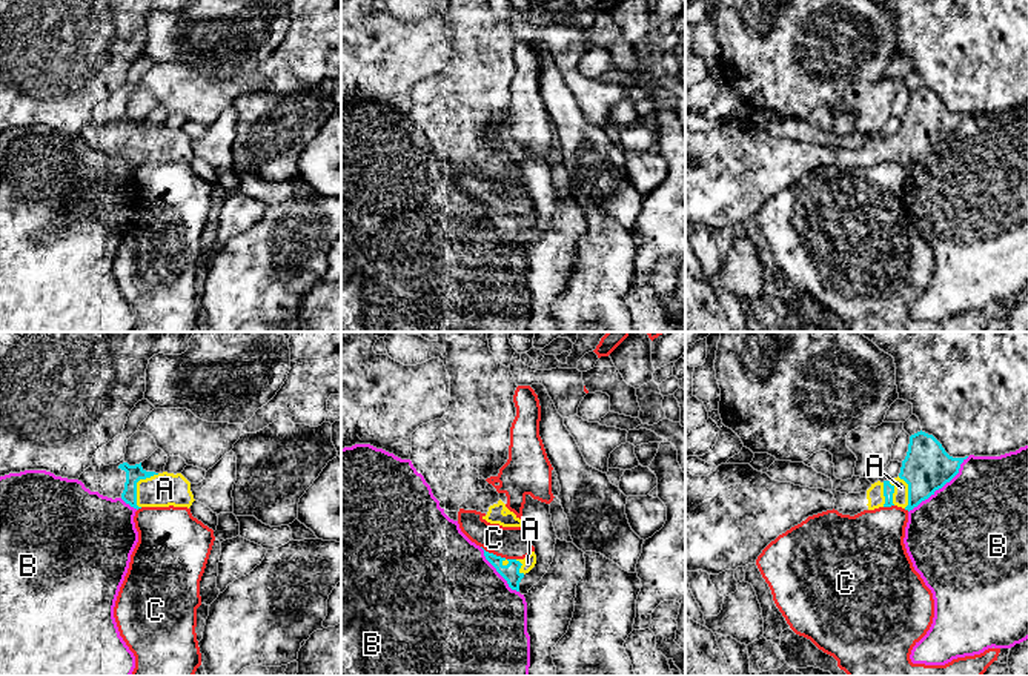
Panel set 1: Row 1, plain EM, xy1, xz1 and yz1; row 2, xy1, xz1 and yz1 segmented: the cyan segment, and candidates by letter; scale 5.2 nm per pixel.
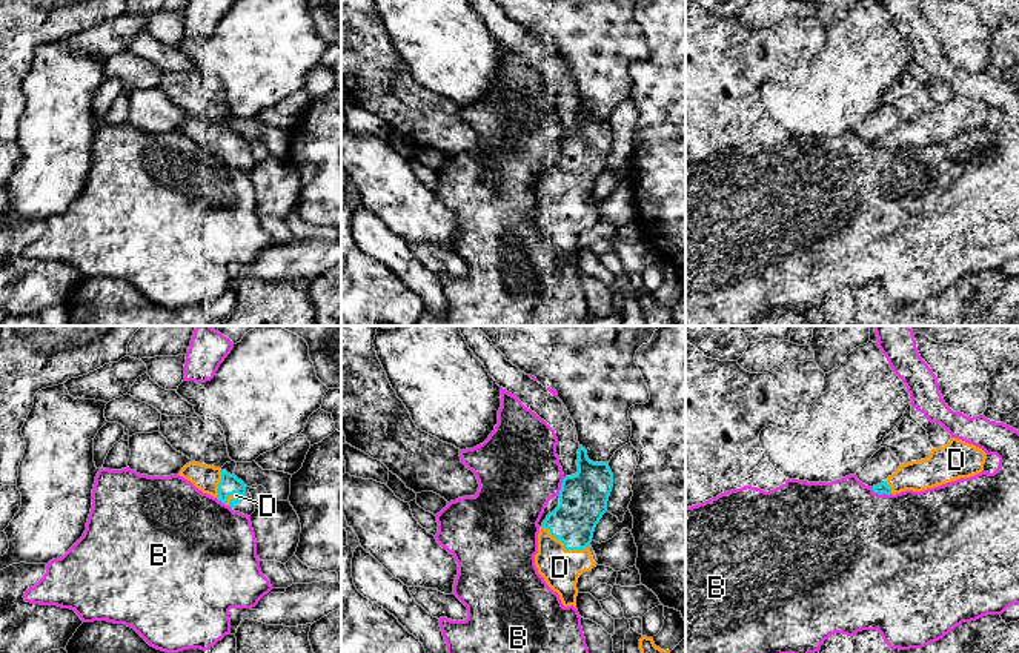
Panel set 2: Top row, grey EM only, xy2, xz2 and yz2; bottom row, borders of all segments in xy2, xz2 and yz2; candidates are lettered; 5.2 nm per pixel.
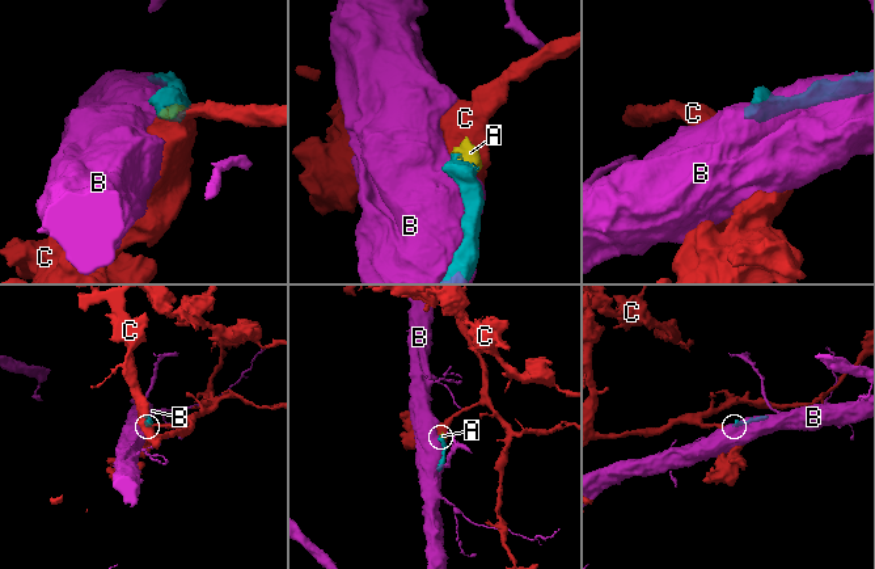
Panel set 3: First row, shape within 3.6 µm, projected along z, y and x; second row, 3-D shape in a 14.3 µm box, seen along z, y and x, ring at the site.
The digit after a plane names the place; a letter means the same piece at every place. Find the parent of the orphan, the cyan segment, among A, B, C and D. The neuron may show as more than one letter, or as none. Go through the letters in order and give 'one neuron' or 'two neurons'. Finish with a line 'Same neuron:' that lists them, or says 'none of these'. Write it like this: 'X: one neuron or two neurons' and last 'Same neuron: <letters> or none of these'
A: one neuron
B: two neurons
C: two neurons
D: one neuron
Same neuron: A, D

